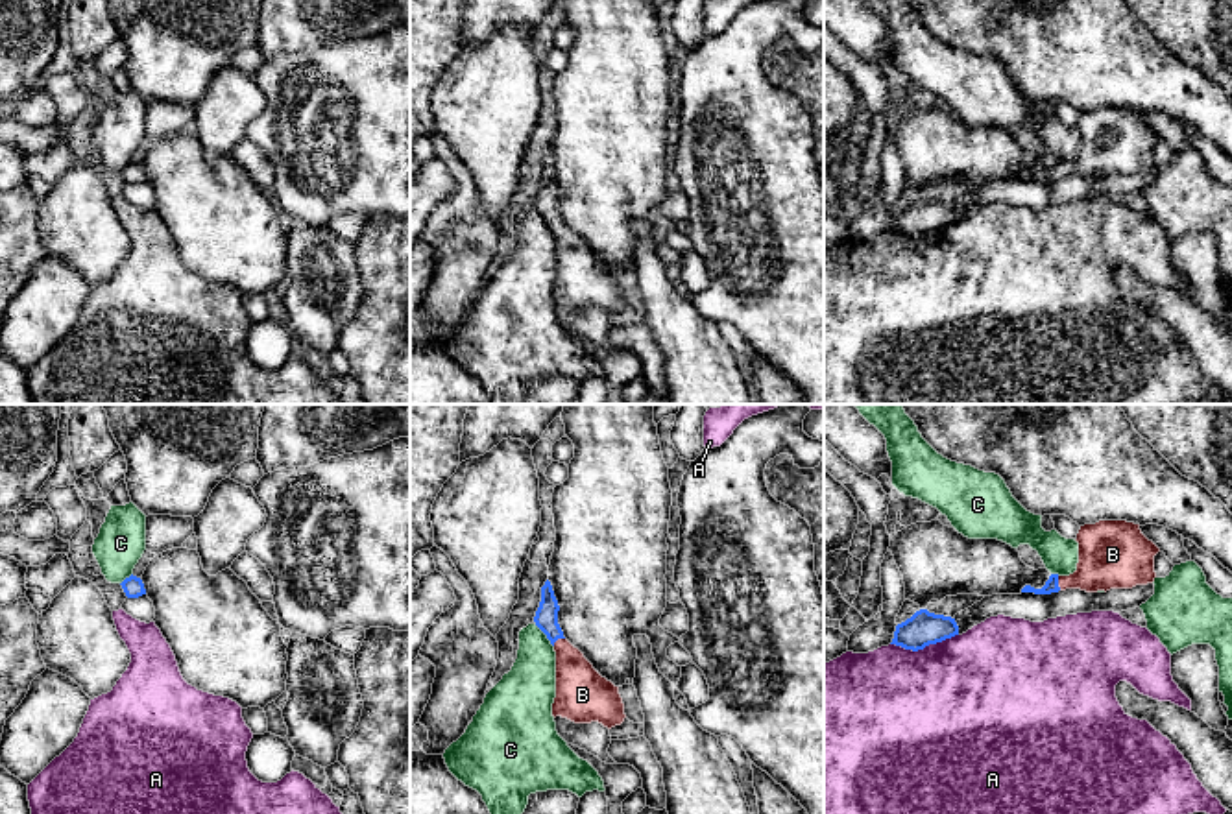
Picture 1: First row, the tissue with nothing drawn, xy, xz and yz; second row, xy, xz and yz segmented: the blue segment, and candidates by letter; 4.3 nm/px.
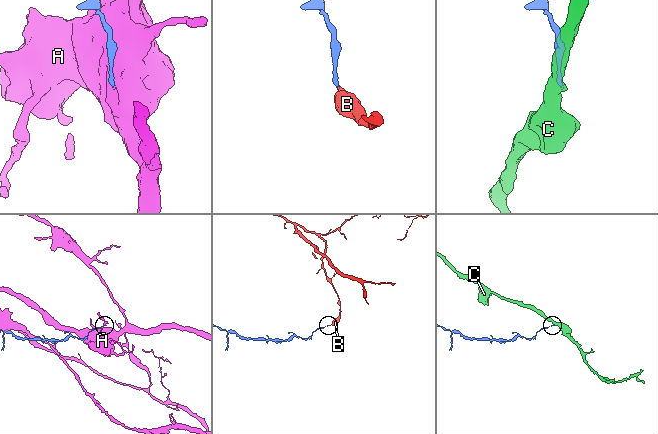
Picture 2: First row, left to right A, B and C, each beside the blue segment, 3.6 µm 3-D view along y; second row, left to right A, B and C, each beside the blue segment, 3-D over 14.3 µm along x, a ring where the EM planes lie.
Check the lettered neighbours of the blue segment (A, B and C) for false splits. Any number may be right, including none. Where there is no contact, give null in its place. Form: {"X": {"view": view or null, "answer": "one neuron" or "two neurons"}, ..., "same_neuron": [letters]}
{"A": {"view": "yz", "answer": "two neurons"}, "B": {"view": "yz", "answer": "one neuron"}, "C": {"view": "xz", "answer": "two neurons"}, "same_neuron": ["B"]}

